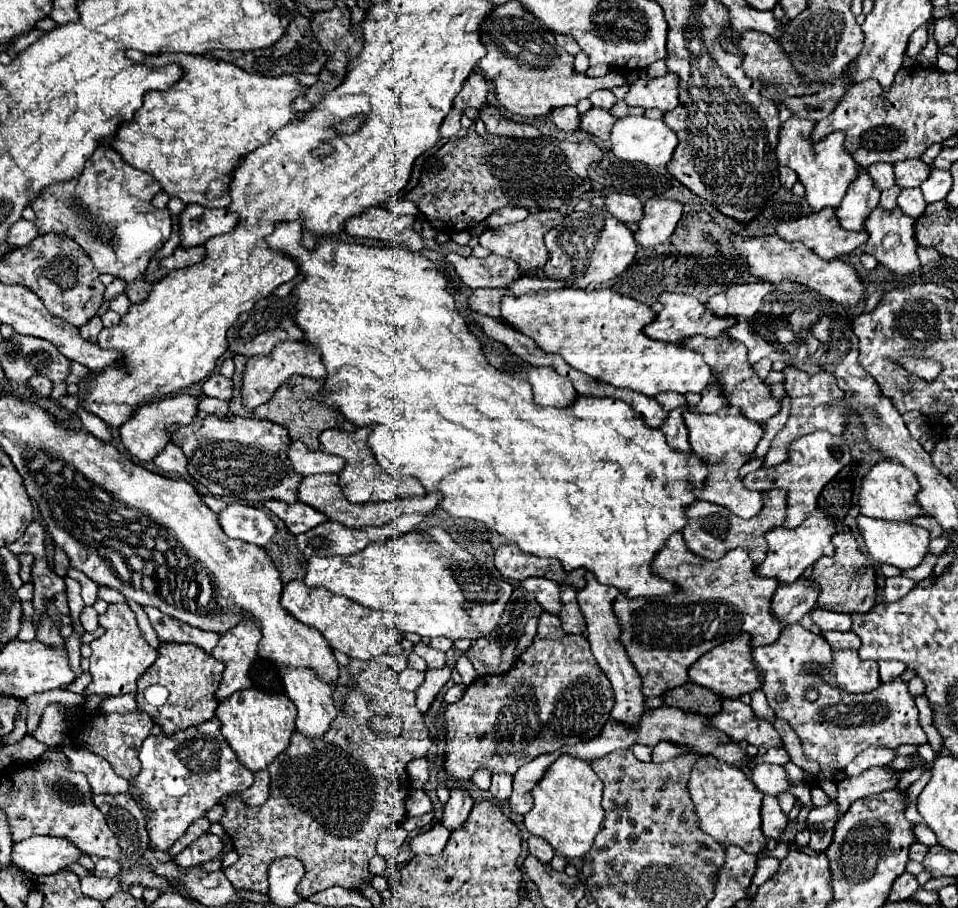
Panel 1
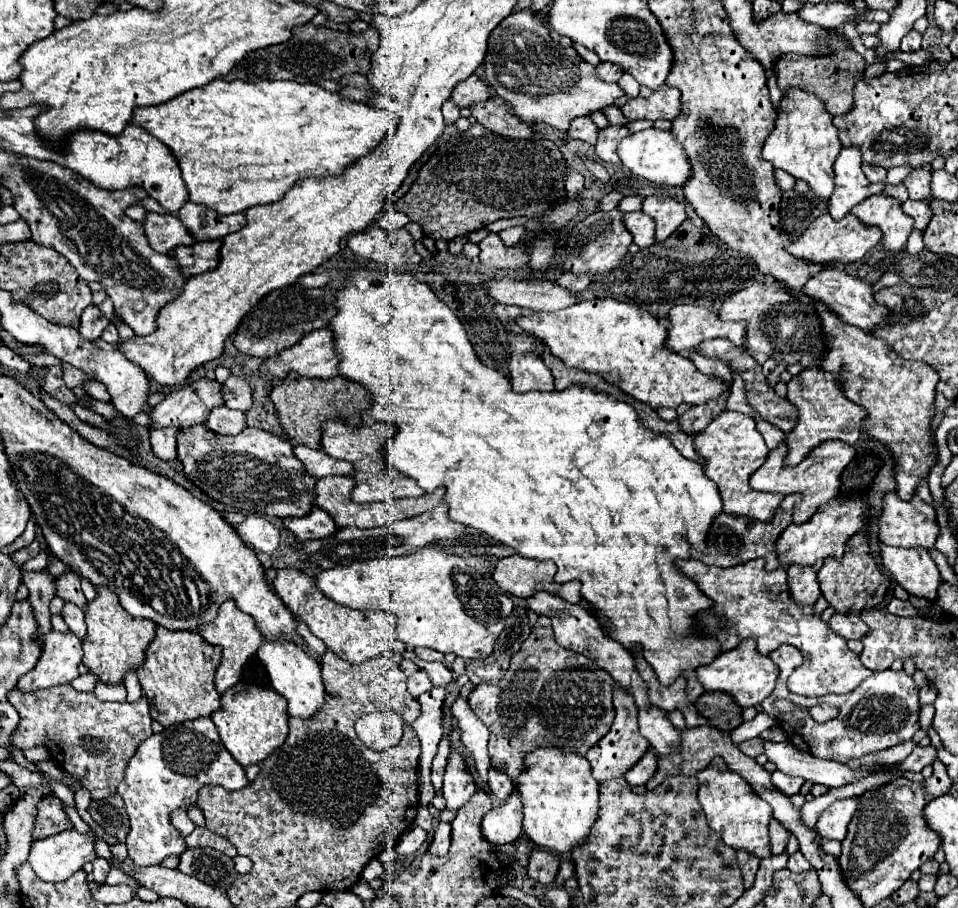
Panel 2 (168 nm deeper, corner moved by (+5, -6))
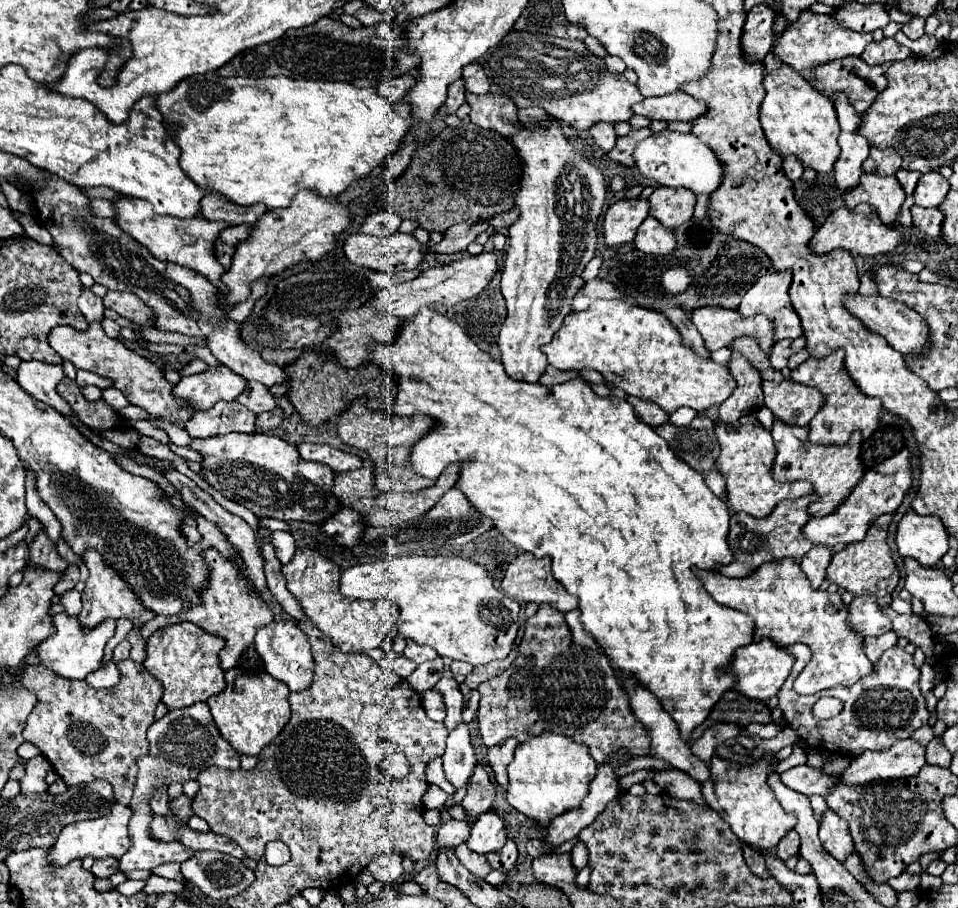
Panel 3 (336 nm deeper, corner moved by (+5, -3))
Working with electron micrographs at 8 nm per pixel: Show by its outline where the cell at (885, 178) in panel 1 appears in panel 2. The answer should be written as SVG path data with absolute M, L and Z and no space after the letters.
M864 164L862 170L864 170L864 174L866 174L866 178L870 182L884 182L886 180L886 170L882 166L868 166L868 164Z

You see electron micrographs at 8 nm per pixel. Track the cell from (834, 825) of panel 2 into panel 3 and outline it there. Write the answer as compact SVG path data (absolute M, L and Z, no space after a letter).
M826 811L824 821L820 823L820 841L822 847L840 863L844 863L846 857L854 851L852 837L848 833L848 823L834 811Z

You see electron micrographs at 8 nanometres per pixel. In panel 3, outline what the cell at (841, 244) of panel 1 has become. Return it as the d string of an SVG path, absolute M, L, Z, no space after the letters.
M858 205L856 209L846 209L846 207L840 207L838 211L834 211L826 221L824 225L814 233L812 241L810 241L810 249L814 253L828 253L832 249L846 249L846 251L852 251L852 253L858 253L858 255L882 255L882 253L890 253L894 251L902 241L902 233L898 233L894 227L890 225L884 225L880 219L878 219L878 213L876 209L872 209L870 205Z

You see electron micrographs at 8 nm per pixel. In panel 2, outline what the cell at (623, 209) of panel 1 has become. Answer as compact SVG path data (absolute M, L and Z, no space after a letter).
M626 212L624 226L634 236L634 242L640 248L654 244L654 220L644 212Z

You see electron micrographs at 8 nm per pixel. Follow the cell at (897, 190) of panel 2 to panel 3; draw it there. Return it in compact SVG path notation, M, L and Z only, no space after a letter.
M900 169L900 171L896 173L896 177L898 177L902 189L906 191L906 195L912 195L912 193L914 193L914 187L916 187L916 183L918 183L918 179L922 177L922 173L908 171L908 169Z

